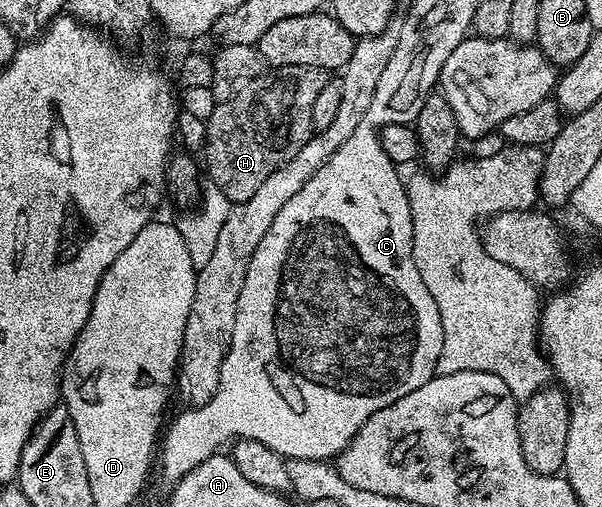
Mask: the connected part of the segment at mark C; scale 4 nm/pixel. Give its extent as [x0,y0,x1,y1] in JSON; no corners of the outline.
[159,121,443,488]

